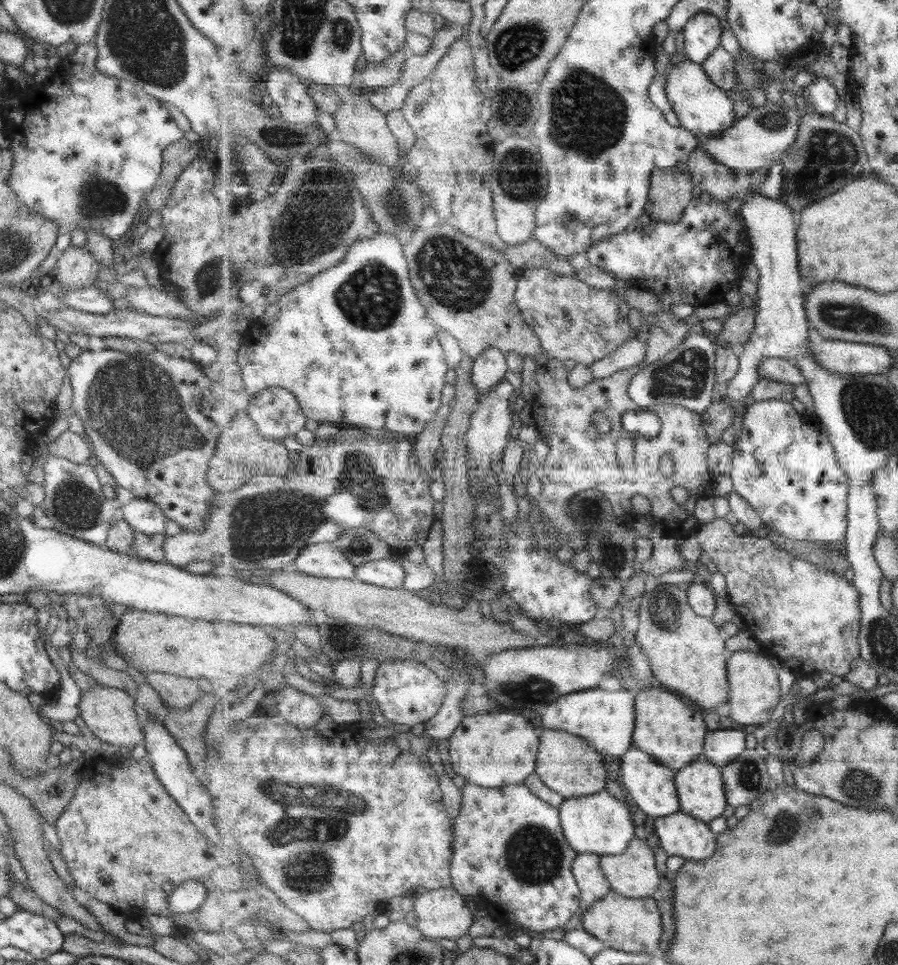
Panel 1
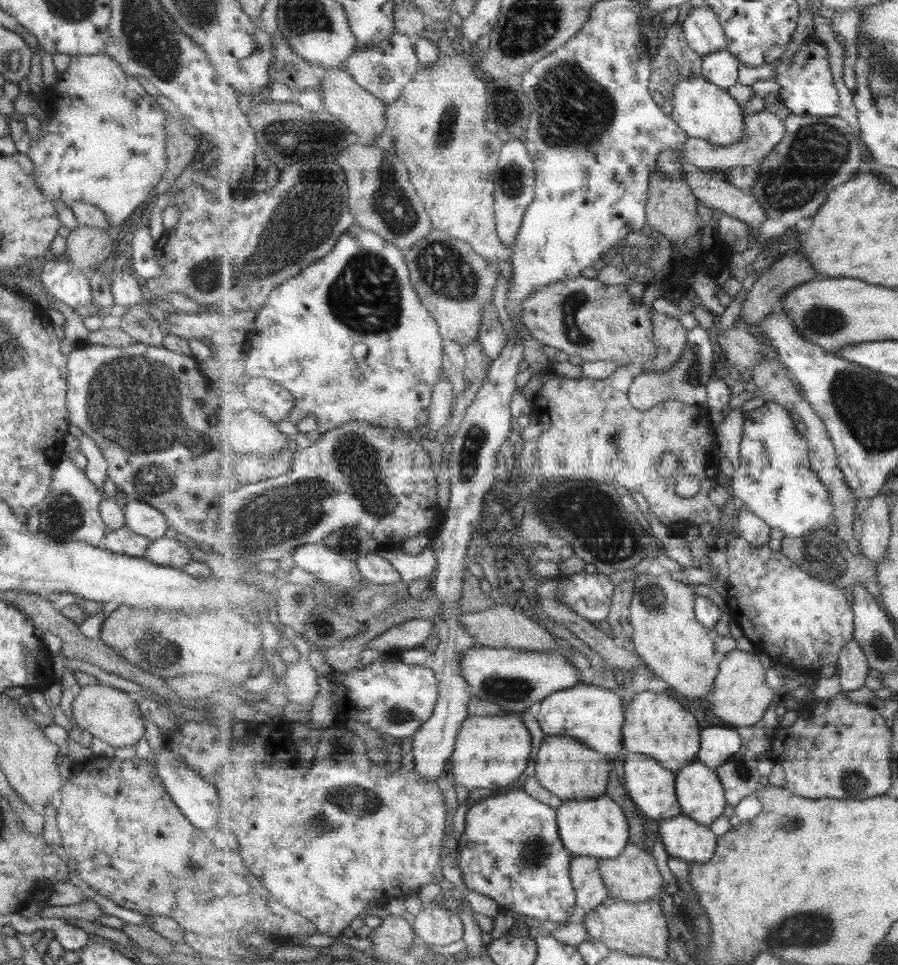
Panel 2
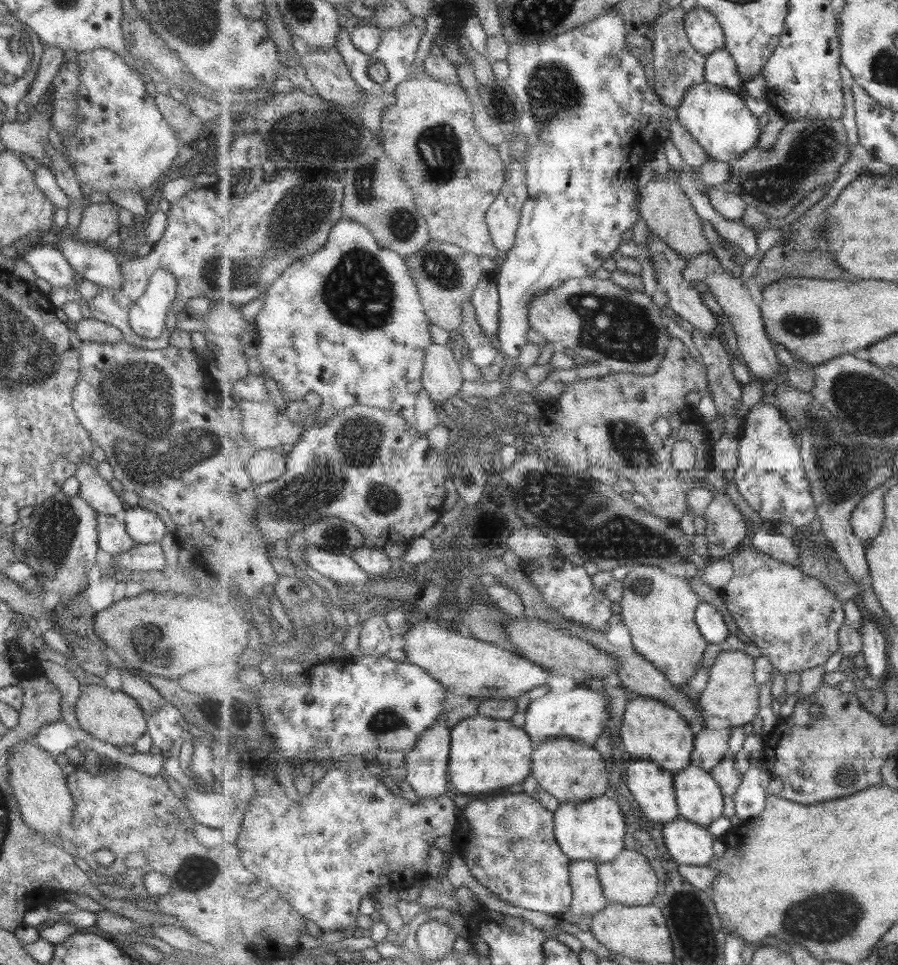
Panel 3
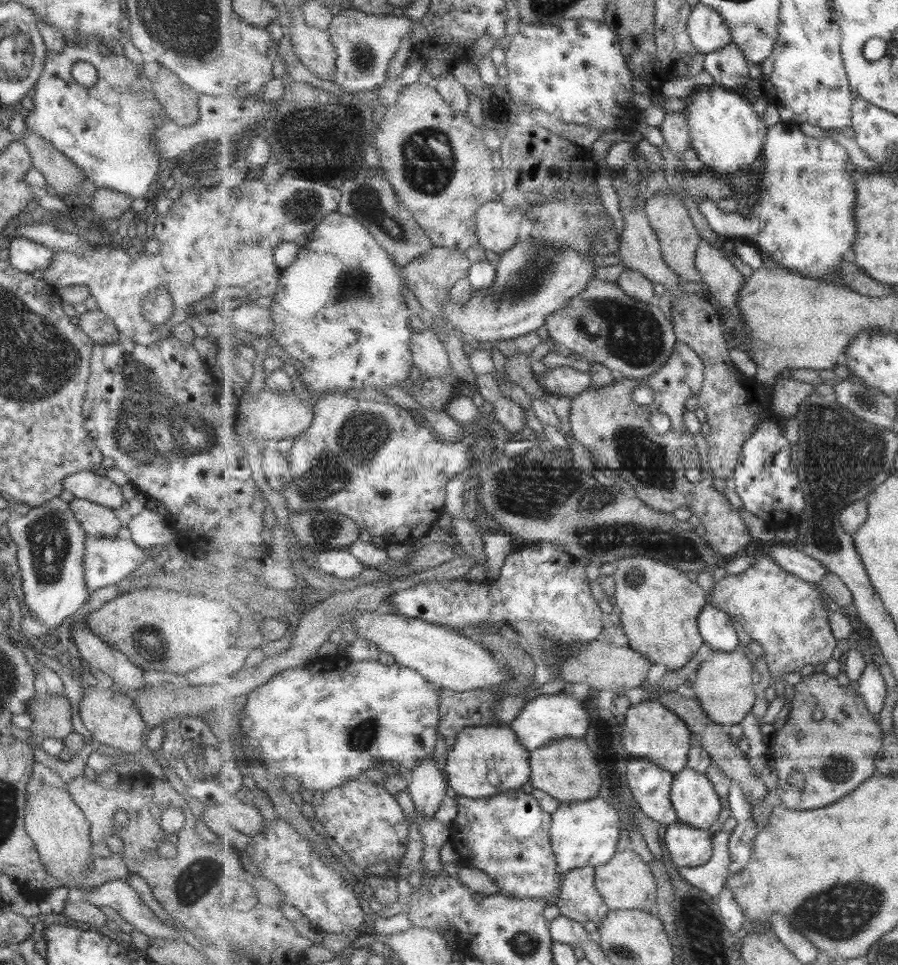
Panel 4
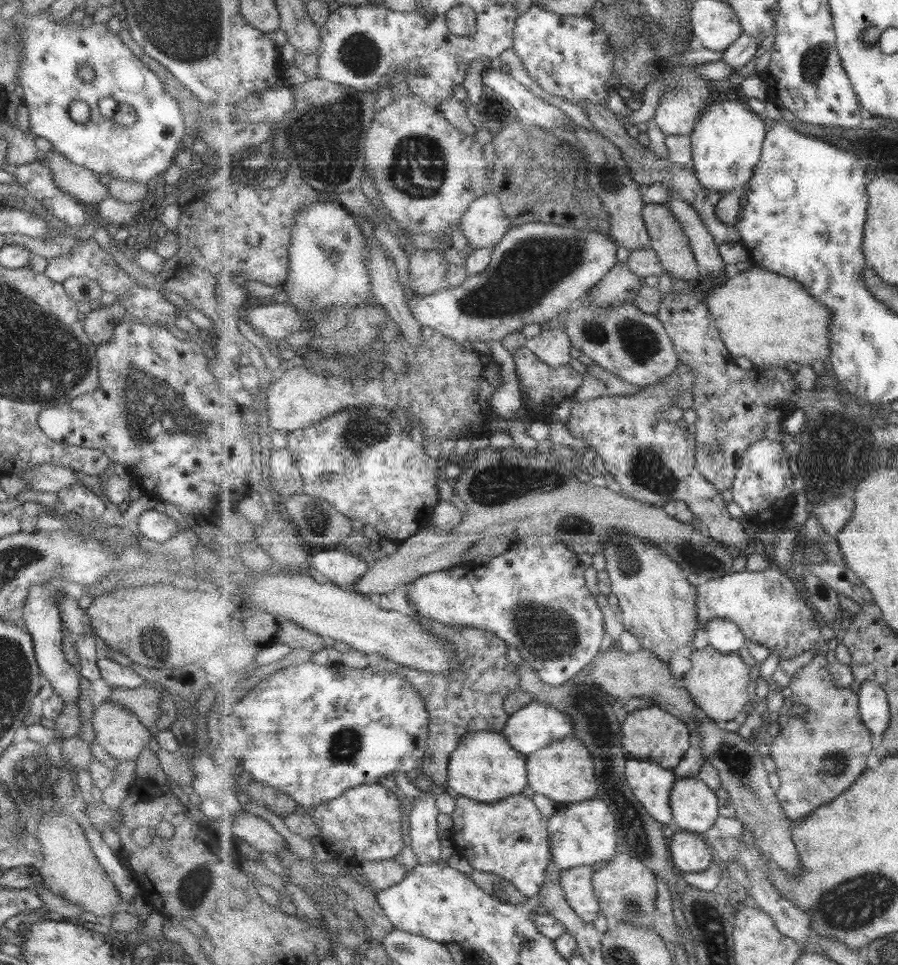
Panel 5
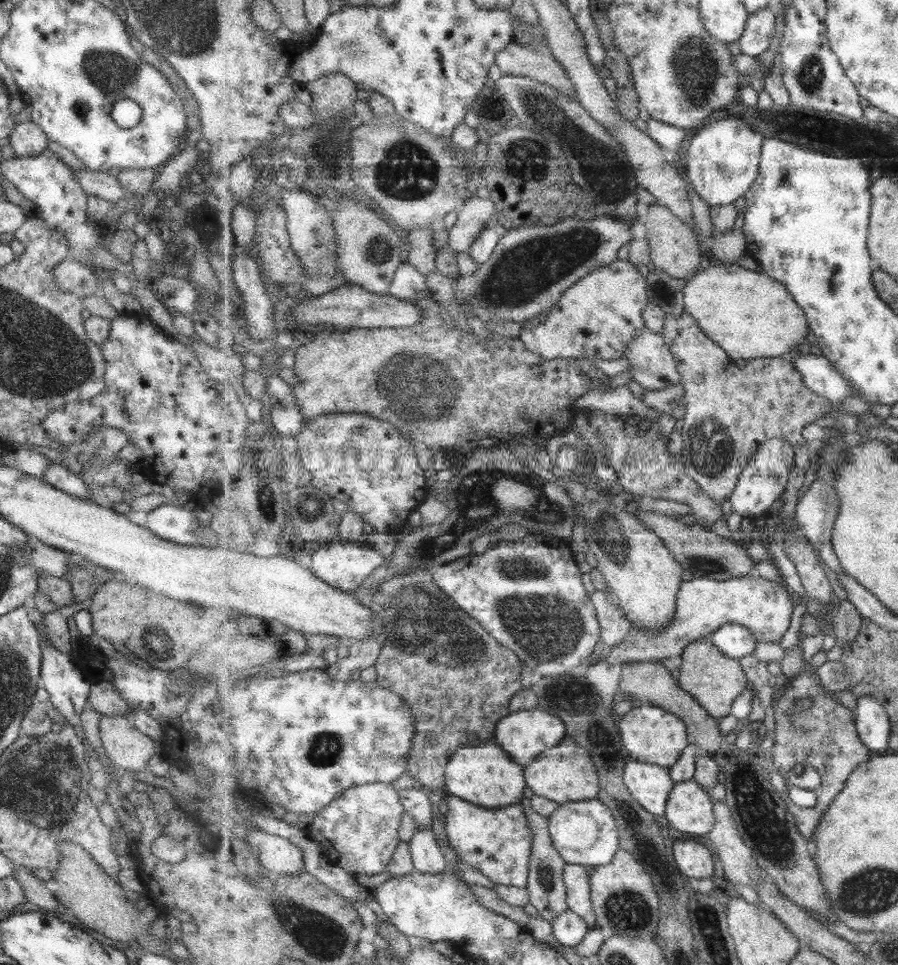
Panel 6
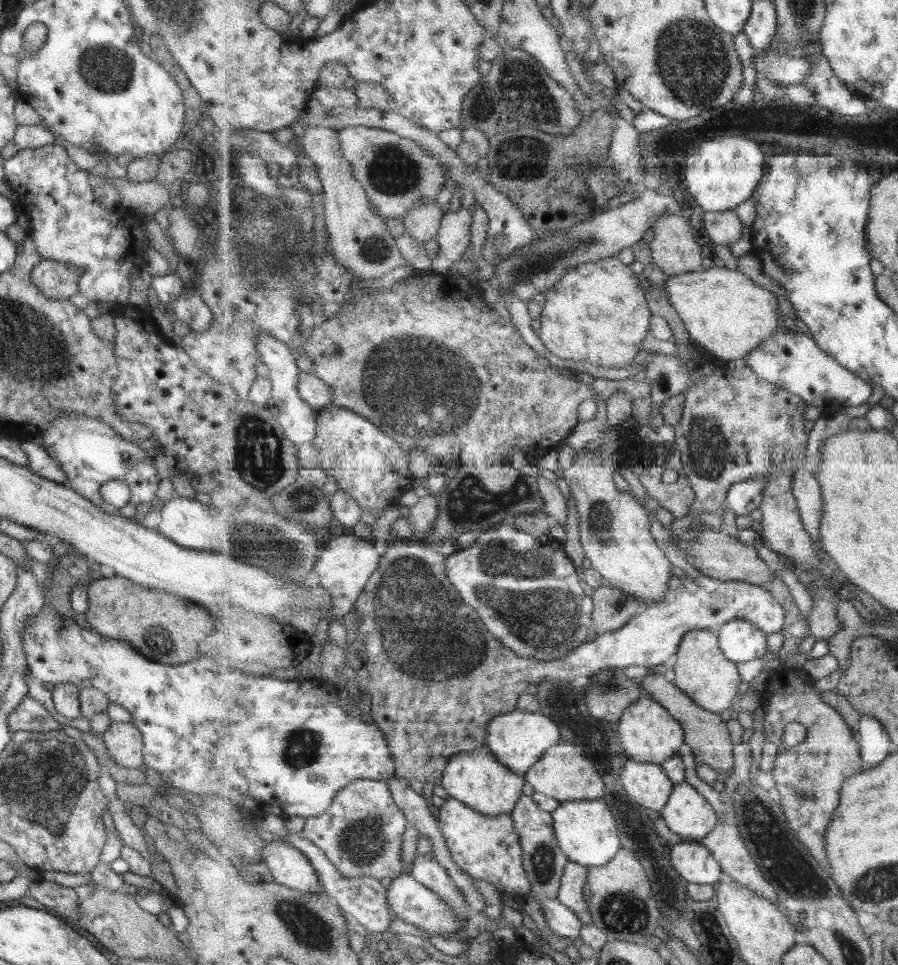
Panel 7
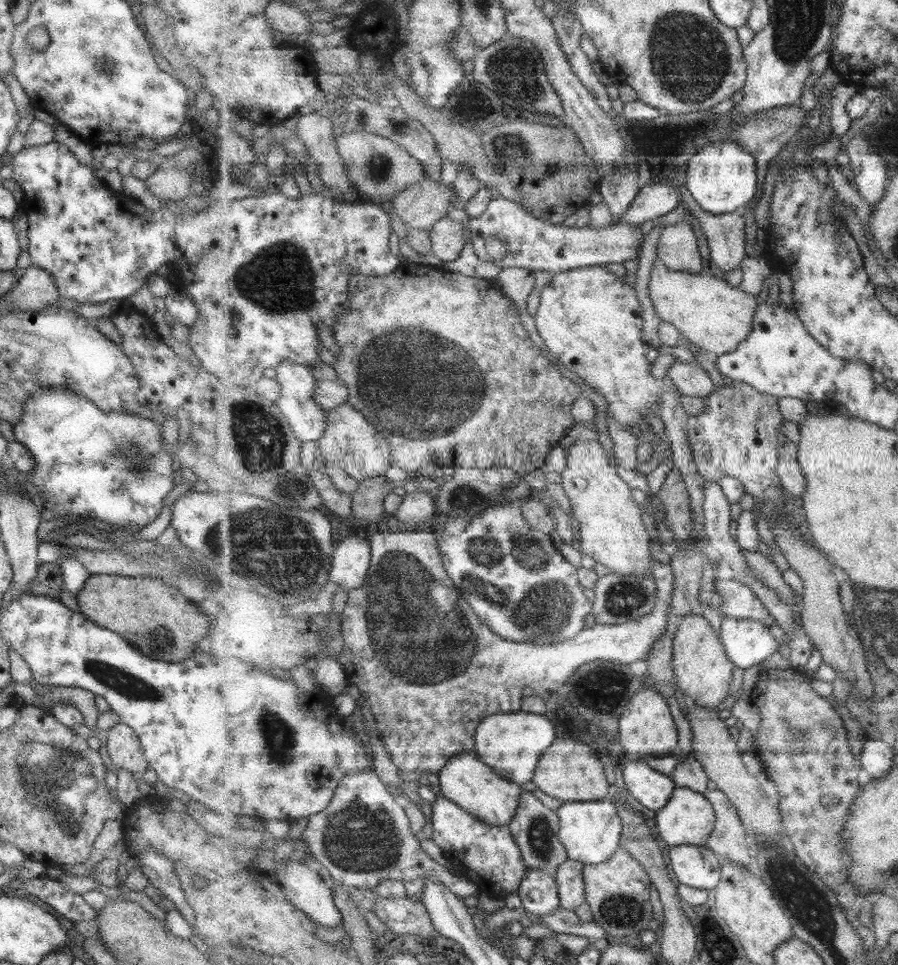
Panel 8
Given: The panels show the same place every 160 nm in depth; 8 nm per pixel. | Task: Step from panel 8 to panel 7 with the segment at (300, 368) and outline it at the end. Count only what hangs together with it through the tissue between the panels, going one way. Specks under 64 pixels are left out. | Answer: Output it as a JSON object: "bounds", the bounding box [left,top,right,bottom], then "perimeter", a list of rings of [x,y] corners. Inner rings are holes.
{"bounds":[257,331,318,445],"perimeter":[[[259,331],[257,339],[259,352],[262,354],[263,368],[265,374],[271,379],[273,390],[271,400],[268,407],[273,411],[273,414],[280,420],[285,434],[289,440],[292,440],[296,445],[313,441],[316,437],[318,411],[313,410],[303,397],[299,394],[299,373],[300,368],[297,364],[294,352],[285,342],[277,340],[277,338]]]}

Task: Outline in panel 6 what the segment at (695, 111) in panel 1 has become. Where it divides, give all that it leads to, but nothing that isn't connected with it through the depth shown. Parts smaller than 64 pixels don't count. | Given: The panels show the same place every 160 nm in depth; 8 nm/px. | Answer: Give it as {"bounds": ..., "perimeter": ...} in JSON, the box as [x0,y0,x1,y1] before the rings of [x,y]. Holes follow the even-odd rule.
{"bounds":[685,120,766,207],"perimeter":[[[741,120],[705,123],[691,139],[685,160],[687,180],[710,207],[728,206],[744,198],[758,180],[766,138]]]}

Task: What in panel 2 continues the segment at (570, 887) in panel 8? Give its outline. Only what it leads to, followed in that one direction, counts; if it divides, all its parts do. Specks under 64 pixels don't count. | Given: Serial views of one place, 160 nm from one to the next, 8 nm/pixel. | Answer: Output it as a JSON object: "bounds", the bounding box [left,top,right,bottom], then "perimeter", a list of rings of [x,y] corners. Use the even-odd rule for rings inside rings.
{"bounds":[570,856,610,925],"perimeter":[[[591,856],[574,857],[571,863],[570,875],[577,894],[577,910],[575,910],[575,914],[571,915],[571,922],[579,922],[580,925],[583,925],[585,919],[577,920],[577,918],[585,918],[592,910],[597,909],[610,897],[610,890],[603,880],[599,863],[599,858]]]}

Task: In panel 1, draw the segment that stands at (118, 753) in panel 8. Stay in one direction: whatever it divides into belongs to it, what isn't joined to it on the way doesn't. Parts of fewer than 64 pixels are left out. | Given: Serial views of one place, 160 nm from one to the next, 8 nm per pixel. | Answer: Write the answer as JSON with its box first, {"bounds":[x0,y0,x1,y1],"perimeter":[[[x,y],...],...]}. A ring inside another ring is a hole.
{"bounds":[77,686,143,748],"perimeter":[[[97,686],[81,694],[77,704],[79,718],[87,725],[92,737],[97,737],[103,745],[110,744],[119,748],[132,748],[143,743],[143,732],[139,713],[134,706],[134,700],[126,692]]]}

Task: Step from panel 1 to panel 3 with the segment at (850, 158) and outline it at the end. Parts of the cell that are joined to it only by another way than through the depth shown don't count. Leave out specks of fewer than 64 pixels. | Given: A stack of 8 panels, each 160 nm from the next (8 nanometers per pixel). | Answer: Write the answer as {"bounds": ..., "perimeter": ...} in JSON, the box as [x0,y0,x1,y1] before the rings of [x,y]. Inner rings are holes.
{"bounds":[719,119,851,223],"perimeter":[[[787,119],[775,144],[769,149],[755,146],[748,150],[732,164],[732,177],[719,187],[741,196],[747,205],[769,216],[774,223],[793,220],[805,206],[821,196],[821,188],[837,180],[841,166],[851,156],[847,144],[849,138],[841,119]]]}

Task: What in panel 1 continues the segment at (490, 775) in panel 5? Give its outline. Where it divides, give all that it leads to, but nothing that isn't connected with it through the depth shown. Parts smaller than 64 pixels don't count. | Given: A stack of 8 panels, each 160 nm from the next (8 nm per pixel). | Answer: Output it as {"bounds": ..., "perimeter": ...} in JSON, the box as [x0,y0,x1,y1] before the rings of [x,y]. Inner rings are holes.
{"bounds":[448,707,540,788],"perimeter":[[[495,707],[487,714],[464,716],[448,742],[452,773],[461,783],[501,788],[521,785],[536,772],[540,740],[527,712]]]}

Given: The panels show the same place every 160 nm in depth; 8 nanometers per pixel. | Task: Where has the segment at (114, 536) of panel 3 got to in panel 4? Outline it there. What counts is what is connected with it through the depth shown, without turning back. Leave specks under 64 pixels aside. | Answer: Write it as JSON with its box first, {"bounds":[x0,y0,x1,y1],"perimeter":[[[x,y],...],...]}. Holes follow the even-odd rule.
{"bounds":[68,497,120,537],"perimeter":[[[75,497],[68,505],[85,537],[116,536],[120,524],[110,508]]]}

